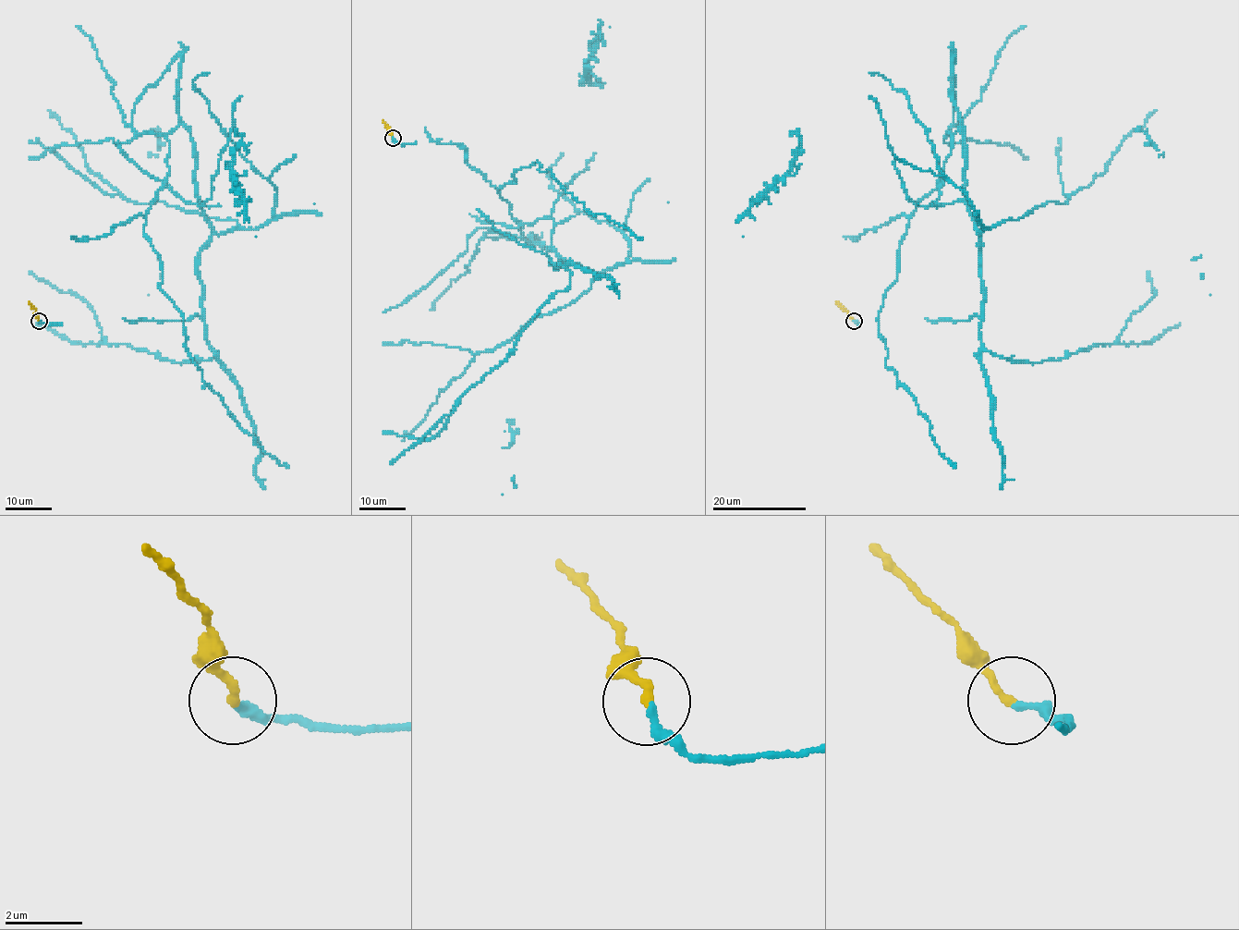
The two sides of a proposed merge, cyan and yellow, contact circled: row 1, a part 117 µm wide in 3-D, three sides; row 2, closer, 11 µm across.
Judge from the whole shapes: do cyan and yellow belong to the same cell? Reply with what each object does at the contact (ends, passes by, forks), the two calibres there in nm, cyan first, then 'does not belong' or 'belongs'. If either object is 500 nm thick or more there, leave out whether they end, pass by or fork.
cyan ends there; yellow ends there; 240 nm thick on the cyan side, 240 nm on the other; belongs

